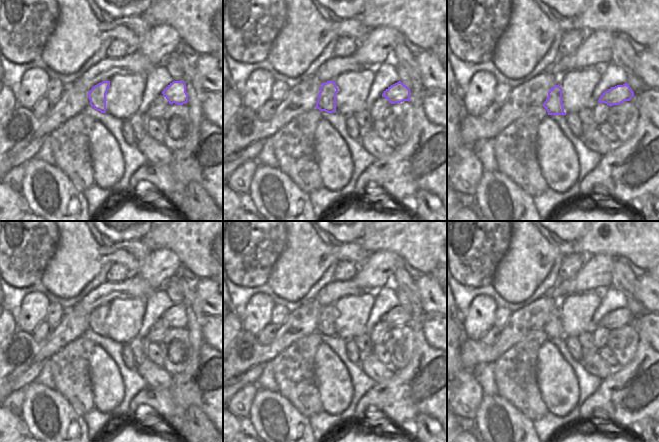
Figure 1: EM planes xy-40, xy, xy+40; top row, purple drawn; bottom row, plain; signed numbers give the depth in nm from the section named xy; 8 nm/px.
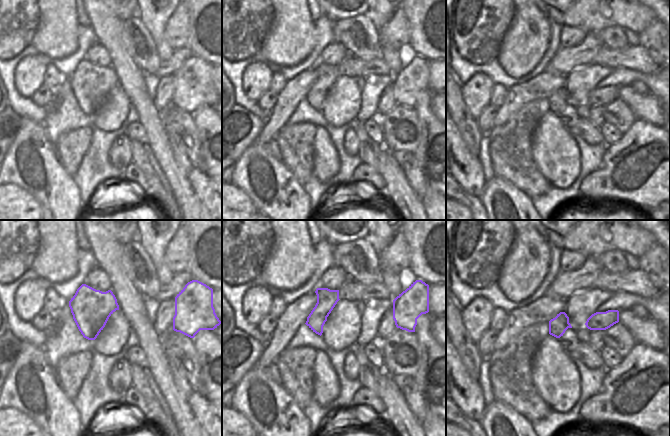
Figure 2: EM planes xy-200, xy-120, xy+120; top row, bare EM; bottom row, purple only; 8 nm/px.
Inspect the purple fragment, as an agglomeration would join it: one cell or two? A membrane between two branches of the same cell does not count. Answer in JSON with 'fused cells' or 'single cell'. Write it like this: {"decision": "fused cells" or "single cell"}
{"decision": "fused cells"}

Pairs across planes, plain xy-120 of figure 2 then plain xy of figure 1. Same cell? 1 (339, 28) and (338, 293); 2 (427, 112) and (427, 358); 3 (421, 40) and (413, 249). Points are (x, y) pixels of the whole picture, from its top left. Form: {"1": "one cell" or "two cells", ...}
{"1": "two cells", "2": "one cell", "3": "one cell"}

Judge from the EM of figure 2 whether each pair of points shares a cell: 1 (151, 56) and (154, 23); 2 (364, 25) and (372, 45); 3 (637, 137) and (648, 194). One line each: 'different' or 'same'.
1: different
2: same
3: same

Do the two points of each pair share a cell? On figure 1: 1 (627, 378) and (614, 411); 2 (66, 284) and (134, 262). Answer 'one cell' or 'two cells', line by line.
1: one cell
2: one cell

